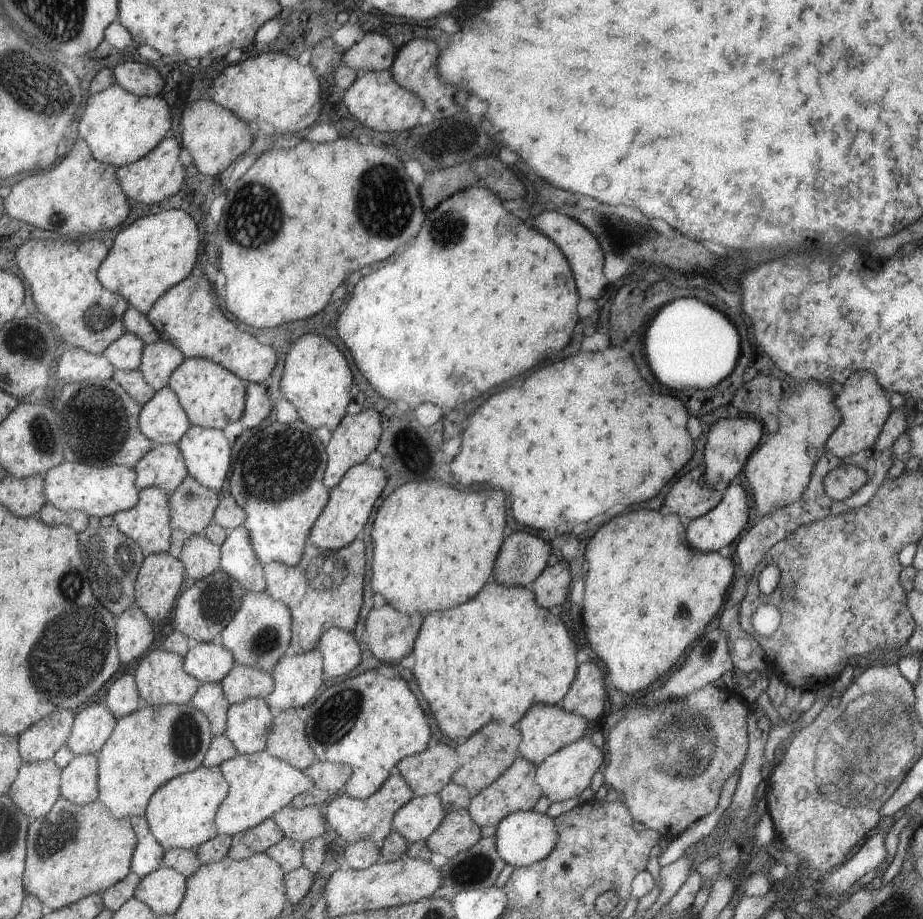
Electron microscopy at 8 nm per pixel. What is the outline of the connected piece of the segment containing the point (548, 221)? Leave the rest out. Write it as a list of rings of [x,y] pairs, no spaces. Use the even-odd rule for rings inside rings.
[[[561,210],[543,211],[532,217],[531,222],[531,227],[550,238],[567,259],[574,276],[579,298],[583,300],[593,299],[595,301],[599,296],[603,296],[608,282],[602,271],[605,254],[590,232]]]

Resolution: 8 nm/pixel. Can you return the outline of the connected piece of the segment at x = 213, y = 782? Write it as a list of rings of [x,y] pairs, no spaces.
[[[218,766],[197,767],[157,787],[157,790],[154,790],[148,798],[143,816],[146,818],[149,832],[164,851],[195,849],[202,842],[218,835],[219,832],[214,825],[214,816],[217,807],[227,794],[228,784]]]

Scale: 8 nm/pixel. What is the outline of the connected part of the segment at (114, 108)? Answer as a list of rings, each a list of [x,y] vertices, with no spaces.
[[[114,82],[101,92],[90,93],[77,124],[77,138],[84,140],[95,160],[120,167],[153,150],[163,137],[168,136],[170,122],[169,107],[161,96],[138,97]]]

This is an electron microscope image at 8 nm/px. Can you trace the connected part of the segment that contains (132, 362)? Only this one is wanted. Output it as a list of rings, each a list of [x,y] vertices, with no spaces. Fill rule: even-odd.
[[[124,332],[101,352],[114,369],[135,370],[141,362],[144,342],[134,334]]]

